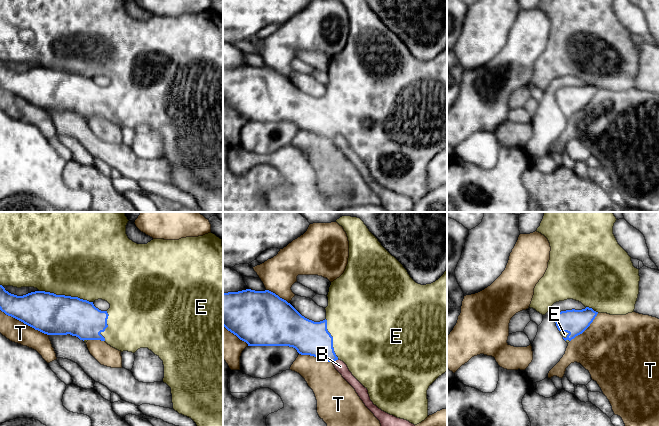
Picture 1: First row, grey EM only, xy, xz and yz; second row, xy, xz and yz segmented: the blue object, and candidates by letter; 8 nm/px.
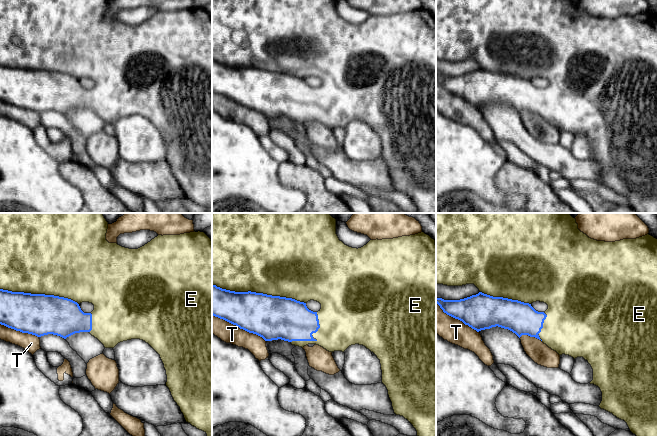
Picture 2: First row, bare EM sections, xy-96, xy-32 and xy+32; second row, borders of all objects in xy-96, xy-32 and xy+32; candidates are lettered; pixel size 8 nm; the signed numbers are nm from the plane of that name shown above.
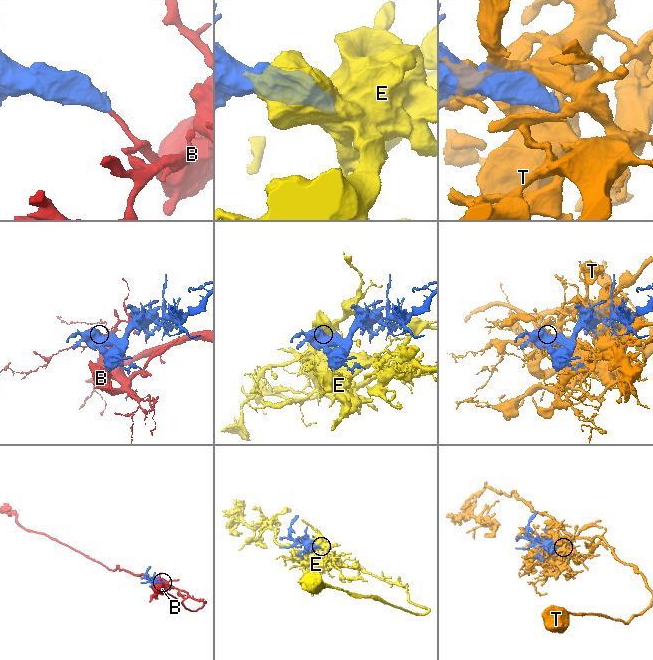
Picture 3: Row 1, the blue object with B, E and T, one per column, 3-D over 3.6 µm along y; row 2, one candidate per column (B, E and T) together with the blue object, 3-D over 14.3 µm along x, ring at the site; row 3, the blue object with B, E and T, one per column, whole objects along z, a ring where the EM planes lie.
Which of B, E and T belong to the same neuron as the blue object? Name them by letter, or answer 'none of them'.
E

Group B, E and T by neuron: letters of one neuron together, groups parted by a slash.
B / E / T

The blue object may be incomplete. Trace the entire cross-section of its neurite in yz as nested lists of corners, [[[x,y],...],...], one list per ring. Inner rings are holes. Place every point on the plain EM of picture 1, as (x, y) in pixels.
[[[540,0],[536,6],[548,15],[551,27],[548,44],[534,64],[529,83],[542,91],[545,91],[554,79],[567,75],[579,77],[586,83],[582,86],[561,87],[556,91],[556,102],[567,119],[582,110],[598,89],[626,91],[634,88],[639,70],[639,45],[633,42],[631,33],[618,20],[613,10],[613,2],[614,0]]]

